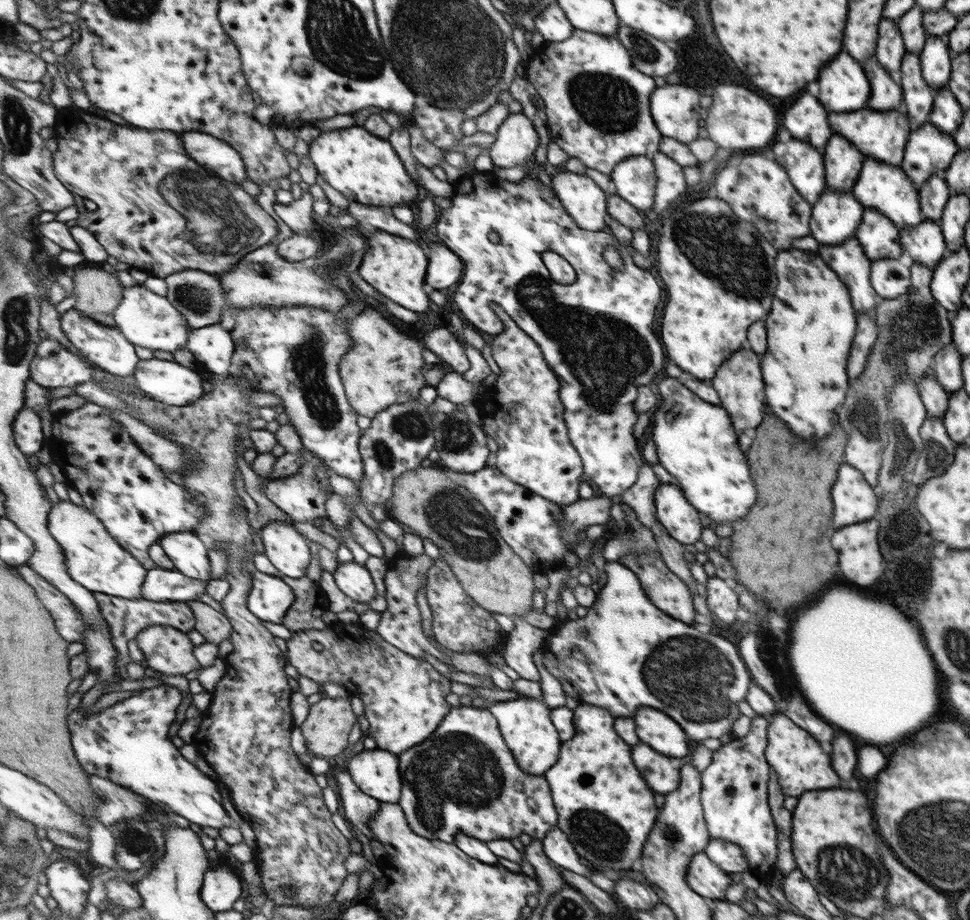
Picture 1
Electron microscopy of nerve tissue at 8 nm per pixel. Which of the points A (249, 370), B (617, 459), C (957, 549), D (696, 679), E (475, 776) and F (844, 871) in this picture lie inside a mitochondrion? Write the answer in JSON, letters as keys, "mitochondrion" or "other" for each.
{"A":"other","B":"other","C":"other","D":"mitochondrion","E":"mitochondrion","F":"mitochondrion"}

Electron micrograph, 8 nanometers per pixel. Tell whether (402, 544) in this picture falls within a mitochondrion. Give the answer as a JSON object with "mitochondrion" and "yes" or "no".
{"mitochondrion":"no"}

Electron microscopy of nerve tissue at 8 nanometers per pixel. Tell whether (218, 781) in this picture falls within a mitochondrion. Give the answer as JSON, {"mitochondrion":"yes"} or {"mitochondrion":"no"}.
{"mitochondrion":"no"}

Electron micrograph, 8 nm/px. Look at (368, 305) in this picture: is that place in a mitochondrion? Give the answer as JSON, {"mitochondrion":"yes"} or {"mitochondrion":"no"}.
{"mitochondrion":"no"}

